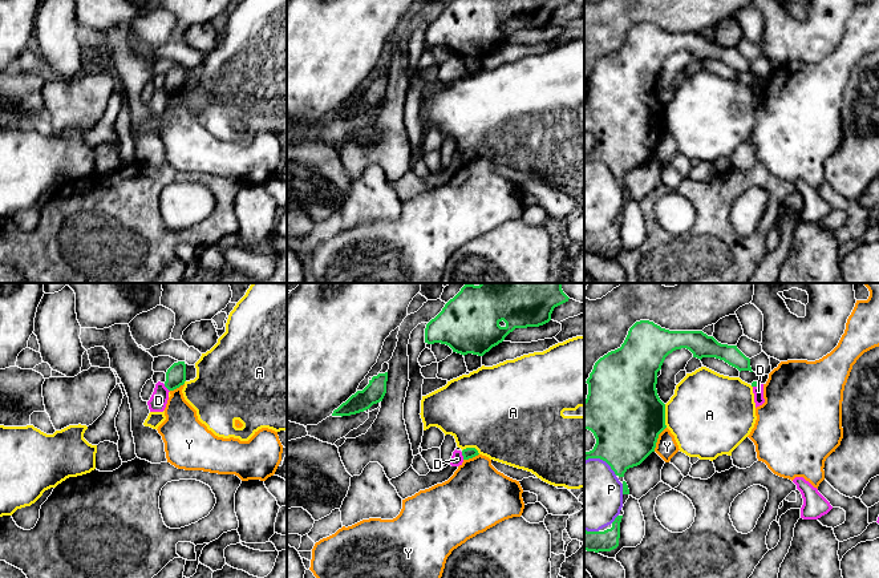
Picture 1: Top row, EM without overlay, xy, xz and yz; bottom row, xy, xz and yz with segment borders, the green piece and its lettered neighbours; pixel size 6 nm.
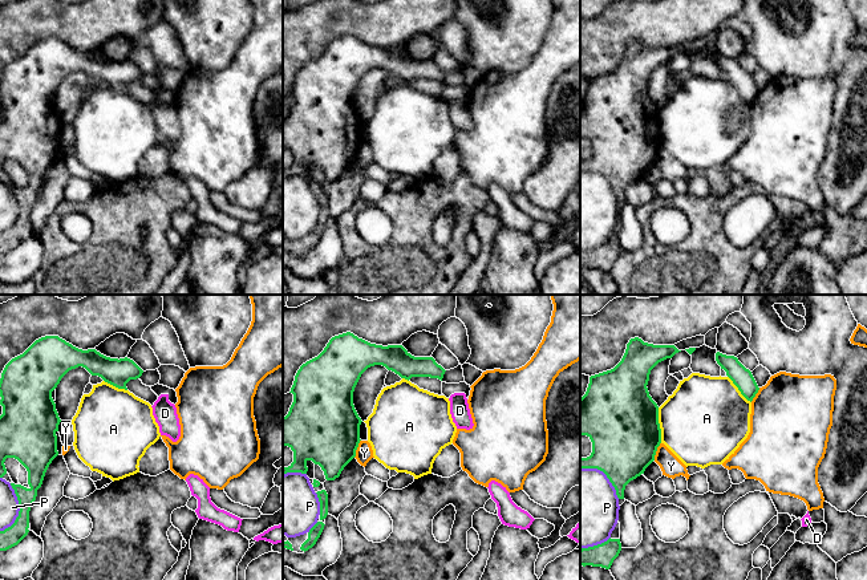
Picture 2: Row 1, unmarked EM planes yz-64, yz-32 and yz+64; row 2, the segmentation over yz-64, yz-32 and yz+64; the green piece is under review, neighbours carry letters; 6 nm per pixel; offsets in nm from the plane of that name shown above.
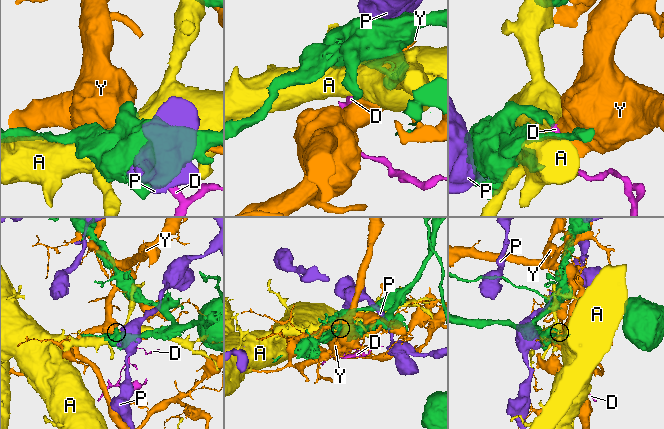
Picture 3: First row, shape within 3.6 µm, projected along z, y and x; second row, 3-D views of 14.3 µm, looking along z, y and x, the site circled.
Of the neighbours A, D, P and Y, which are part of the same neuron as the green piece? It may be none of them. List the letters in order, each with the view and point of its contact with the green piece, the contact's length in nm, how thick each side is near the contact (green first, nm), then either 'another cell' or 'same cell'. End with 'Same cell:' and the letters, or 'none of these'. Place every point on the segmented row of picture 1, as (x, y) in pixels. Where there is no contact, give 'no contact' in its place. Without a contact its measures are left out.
A: contact yz (664, 416); length 140 nm; calibres 460 and 460 nm; another cell
D: contact xz (462, 455); length 50 nm; calibres 70 and 80 nm; another cell
P: contact yz (602, 459); length 220 nm; calibres 400 and 420 nm; another cell
Y: contact yz (657, 437); length 170 nm; calibres 460 and 130 nm; another cell
Same cell: none of these

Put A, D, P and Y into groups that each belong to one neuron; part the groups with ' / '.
A / D / P / Y

